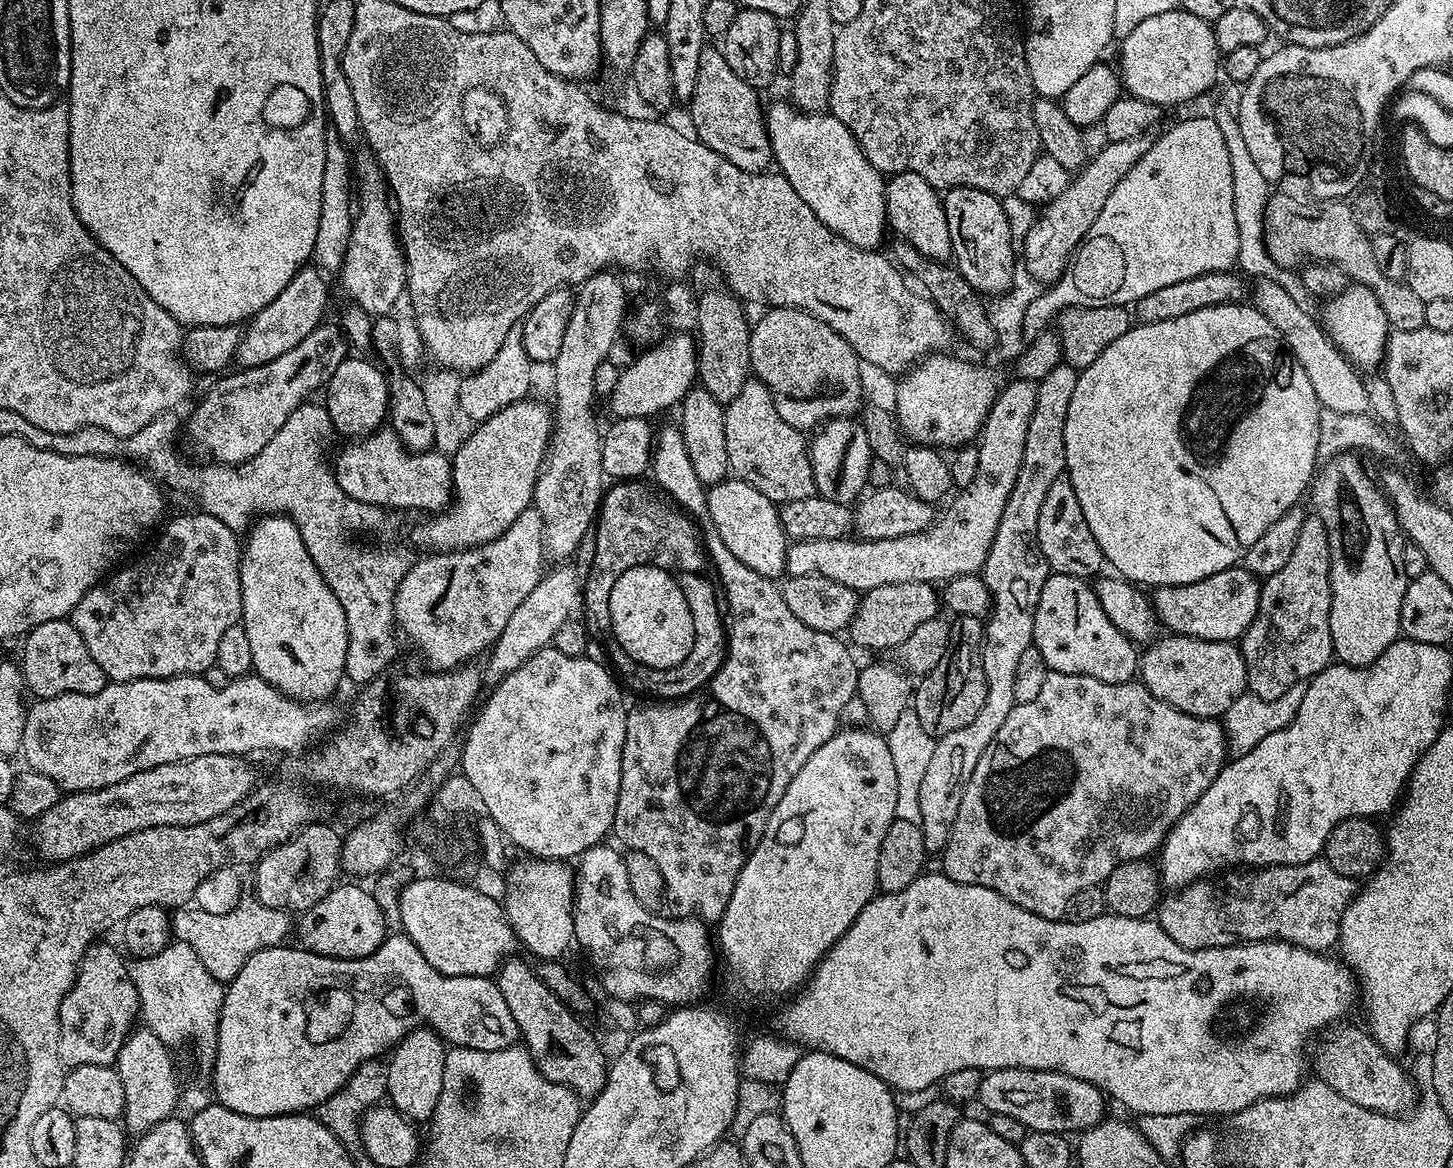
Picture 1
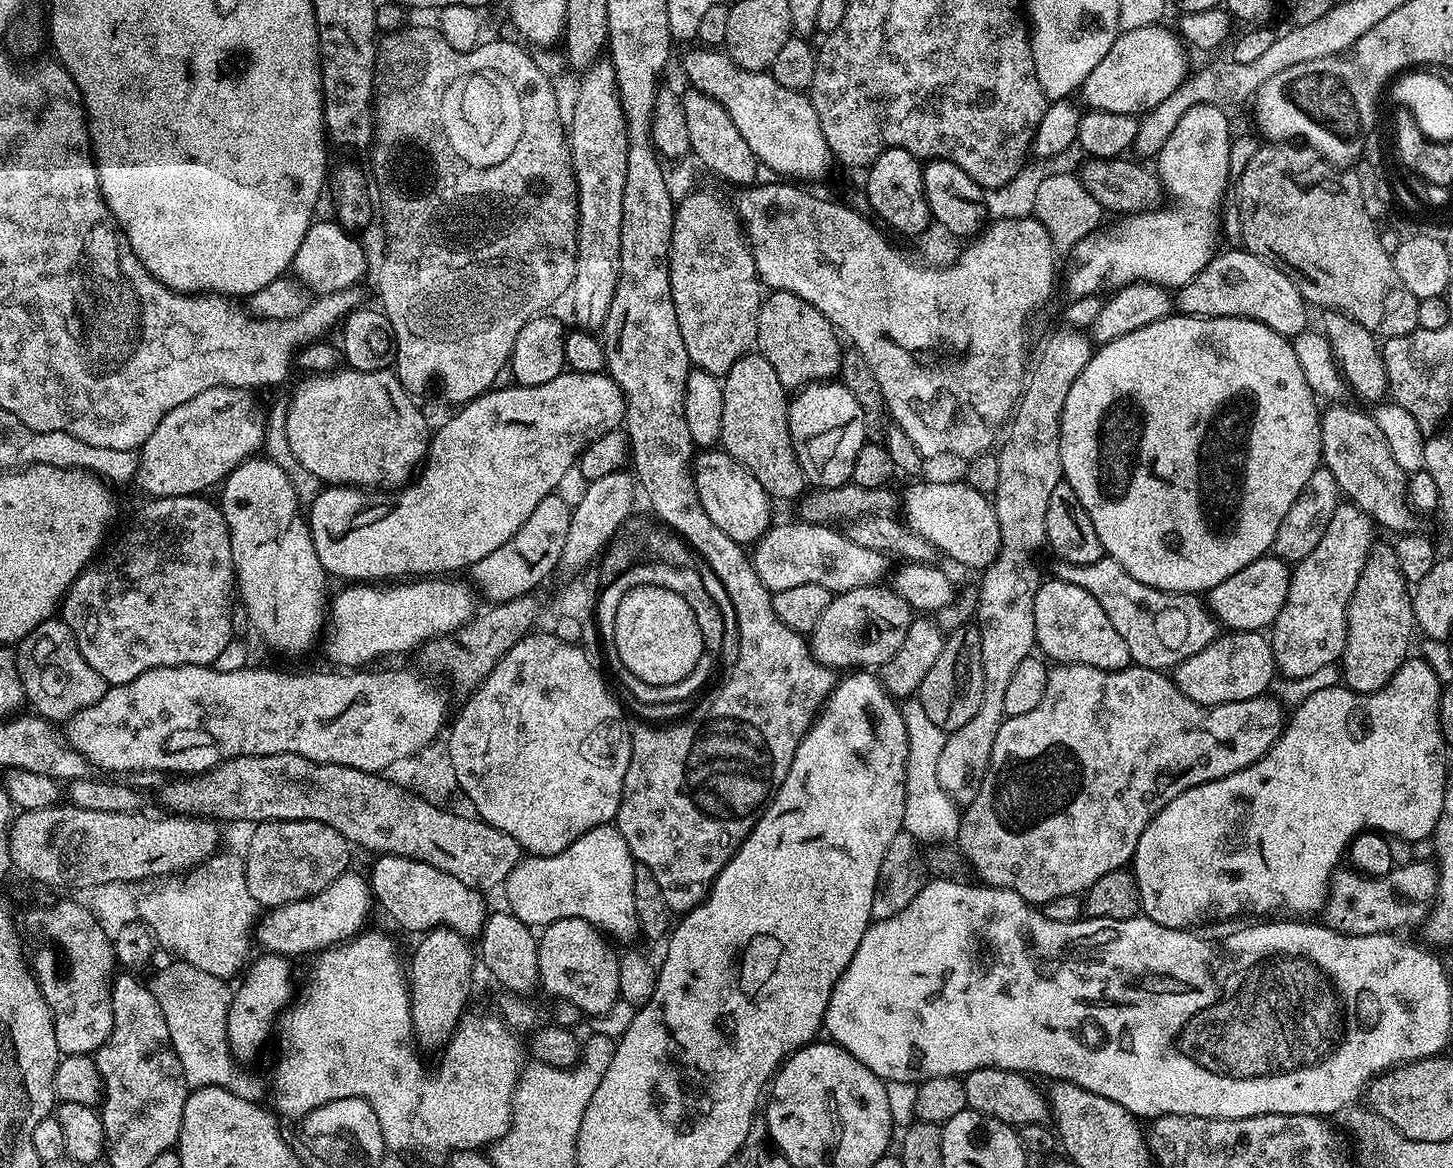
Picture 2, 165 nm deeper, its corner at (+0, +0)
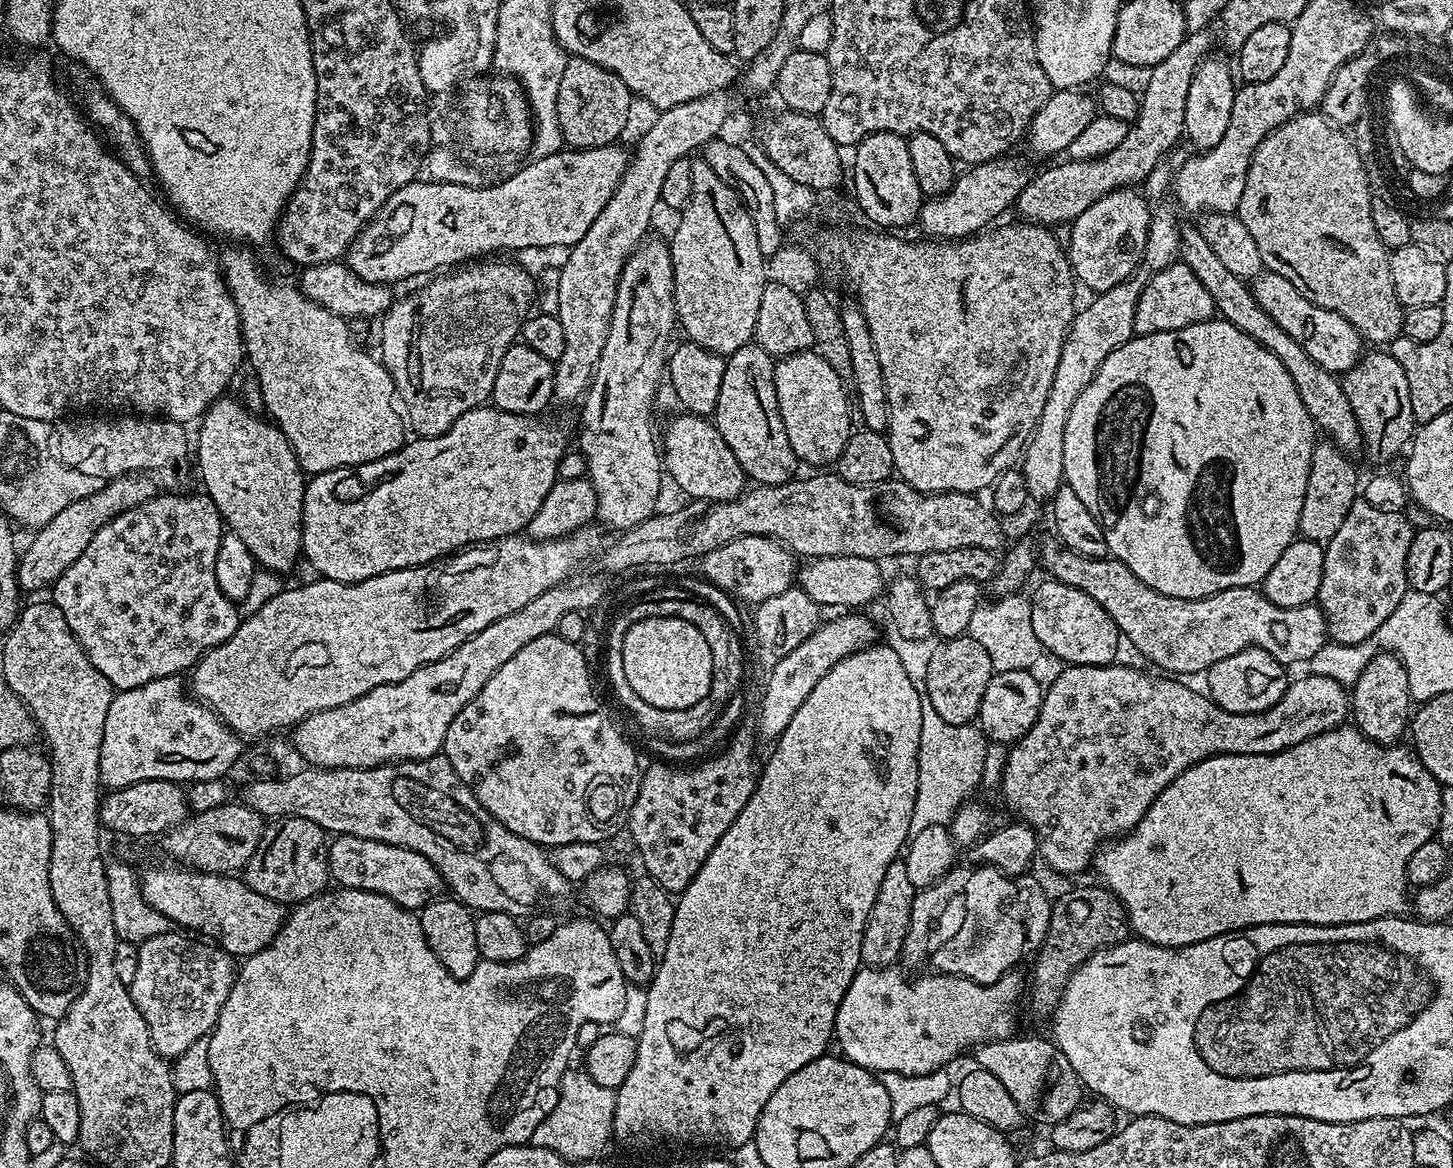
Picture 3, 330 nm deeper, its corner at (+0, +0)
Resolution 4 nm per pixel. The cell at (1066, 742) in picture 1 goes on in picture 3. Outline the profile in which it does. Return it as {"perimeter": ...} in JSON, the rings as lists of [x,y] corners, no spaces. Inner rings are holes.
{"perimeter":[[[1120,662],[1103,664],[1102,666],[1086,666],[1085,664],[1073,664],[1063,669],[1056,676],[1056,681],[1050,683],[1044,689],[1044,701],[1040,707],[1038,718],[1034,726],[1015,744],[1007,749],[1008,757],[1004,760],[1004,773],[1000,776],[1000,792],[1004,795],[1004,804],[1013,812],[1017,821],[1023,822],[1036,832],[1036,842],[1039,855],[1056,872],[1080,872],[1084,867],[1093,863],[1098,849],[1105,842],[1111,842],[1117,838],[1123,838],[1142,822],[1146,810],[1150,810],[1152,803],[1190,766],[1202,762],[1211,756],[1246,756],[1249,758],[1263,758],[1272,756],[1275,752],[1286,750],[1303,740],[1309,740],[1323,732],[1329,732],[1341,727],[1350,716],[1350,692],[1347,687],[1340,685],[1332,678],[1320,677],[1311,674],[1304,674],[1301,680],[1293,679],[1288,685],[1286,694],[1261,712],[1250,714],[1234,714],[1230,710],[1222,710],[1203,691],[1195,692],[1191,683],[1180,678],[1173,678],[1168,674],[1155,674],[1151,676],[1148,672],[1139,672],[1136,668],[1123,668]]]}

